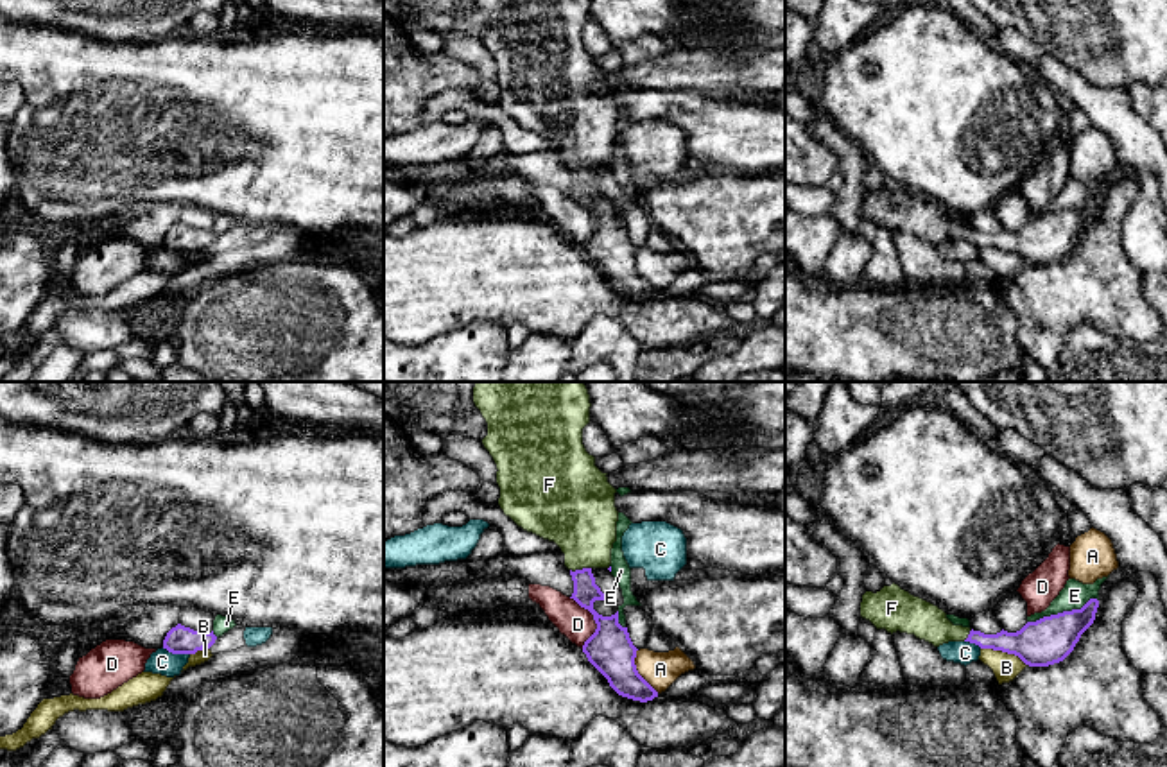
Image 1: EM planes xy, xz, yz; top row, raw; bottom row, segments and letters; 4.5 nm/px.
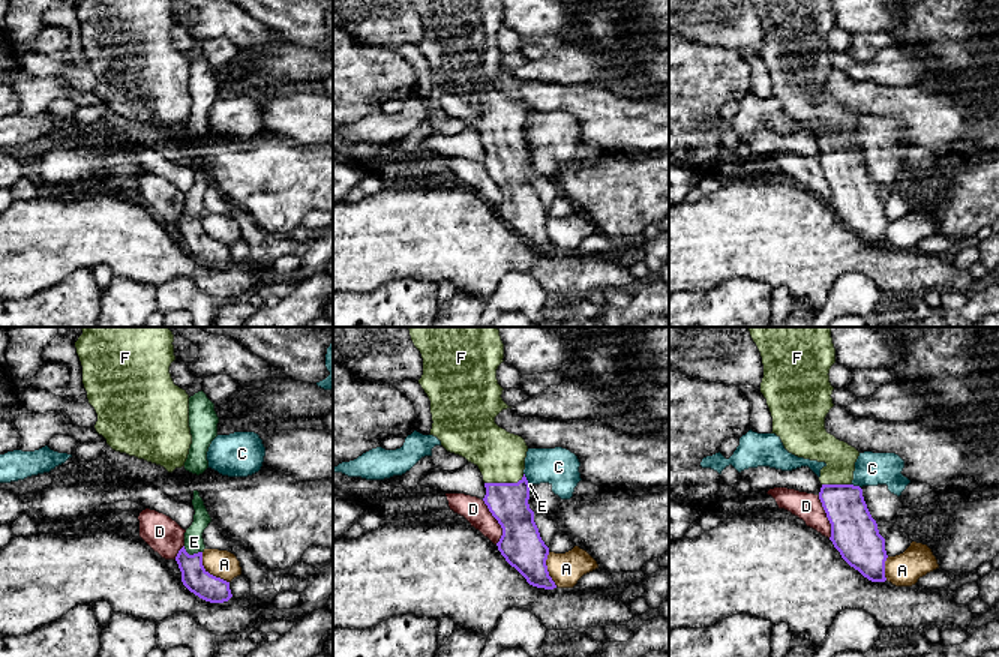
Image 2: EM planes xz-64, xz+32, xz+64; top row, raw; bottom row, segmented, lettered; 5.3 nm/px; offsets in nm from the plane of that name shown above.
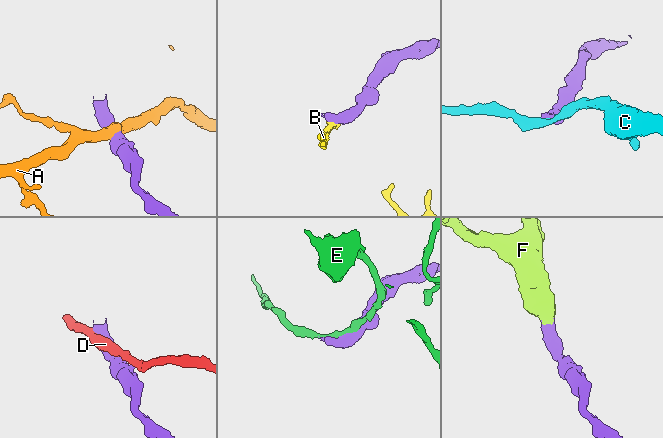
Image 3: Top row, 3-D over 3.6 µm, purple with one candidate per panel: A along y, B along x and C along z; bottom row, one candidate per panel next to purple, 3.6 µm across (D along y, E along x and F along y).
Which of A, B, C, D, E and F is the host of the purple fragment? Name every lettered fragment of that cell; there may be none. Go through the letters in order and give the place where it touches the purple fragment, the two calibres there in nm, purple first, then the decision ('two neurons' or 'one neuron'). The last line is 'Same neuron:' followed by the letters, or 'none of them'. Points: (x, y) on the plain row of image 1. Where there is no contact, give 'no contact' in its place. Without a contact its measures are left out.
A: xz (637, 269) | 200/160 nm | two neurons
B: yz (1004, 249) | 220/120 nm | two neurons
C: xy (176, 251) | 130/110 nm | two neurons
D: xz (594, 217) | 200/150 nm | two neurons
E: yz (1063, 210) | 220/120 nm | two neurons
F: xz (579, 169) | 110/320 nm | one neuron
Same neuron: F

